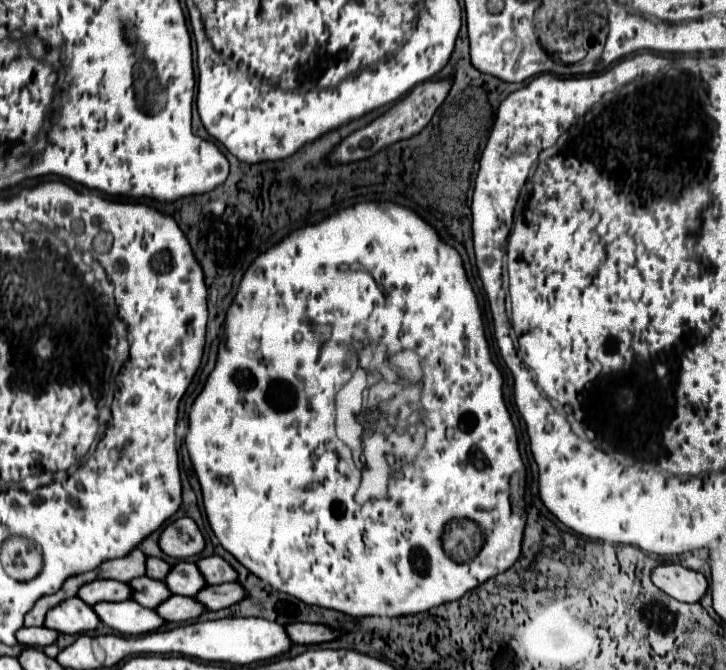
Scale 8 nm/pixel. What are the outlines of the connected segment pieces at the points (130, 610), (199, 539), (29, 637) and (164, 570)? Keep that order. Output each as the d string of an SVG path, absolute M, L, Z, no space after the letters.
M135 600L127 602L105 602L105 604L95 604L93 610L99 614L101 622L107 624L109 628L127 634L127 636L139 636L139 634L149 634L153 630L159 630L165 620L157 616L155 610L145 608L137 604Z
M183 516L183 518L171 522L163 530L163 534L159 538L159 546L167 556L185 560L185 558L191 558L191 556L197 556L199 552L203 552L205 538L203 538L201 530L197 528L195 520L189 516Z
M21 628L17 632L17 640L21 644L29 644L29 646L49 646L49 644L55 644L59 632L57 630L51 630L51 628Z
M147 558L147 576L155 580L165 580L171 566L161 558Z

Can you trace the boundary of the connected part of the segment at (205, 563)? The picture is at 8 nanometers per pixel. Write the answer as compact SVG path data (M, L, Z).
M221 556L203 558L197 562L197 566L201 568L201 574L205 576L207 584L221 584L221 582L235 582L237 580L237 572Z

